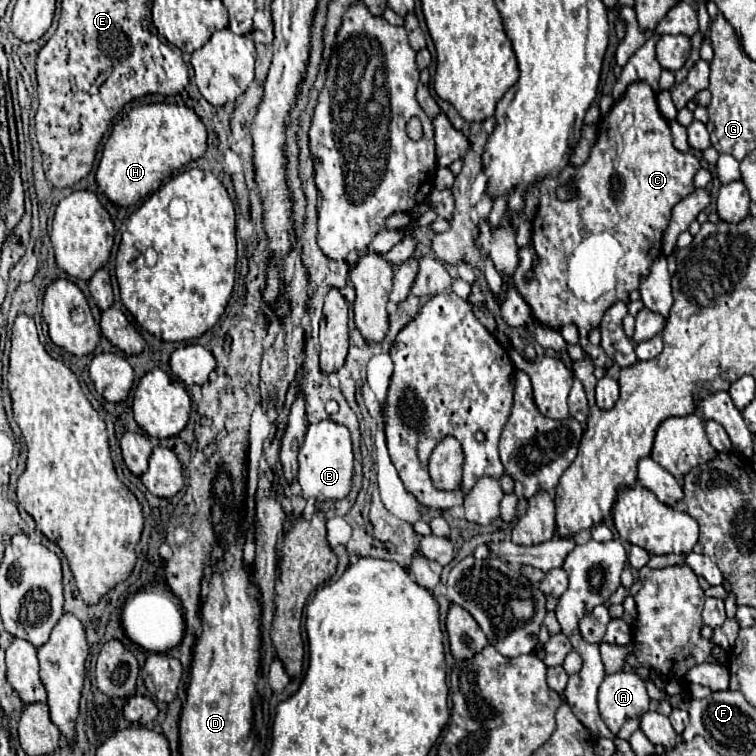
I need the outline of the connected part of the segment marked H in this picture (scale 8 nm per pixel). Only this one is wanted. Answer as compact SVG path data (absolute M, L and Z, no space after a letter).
M144 104L116 122L96 170L100 192L116 206L132 206L206 152L206 128L194 110L178 104Z

